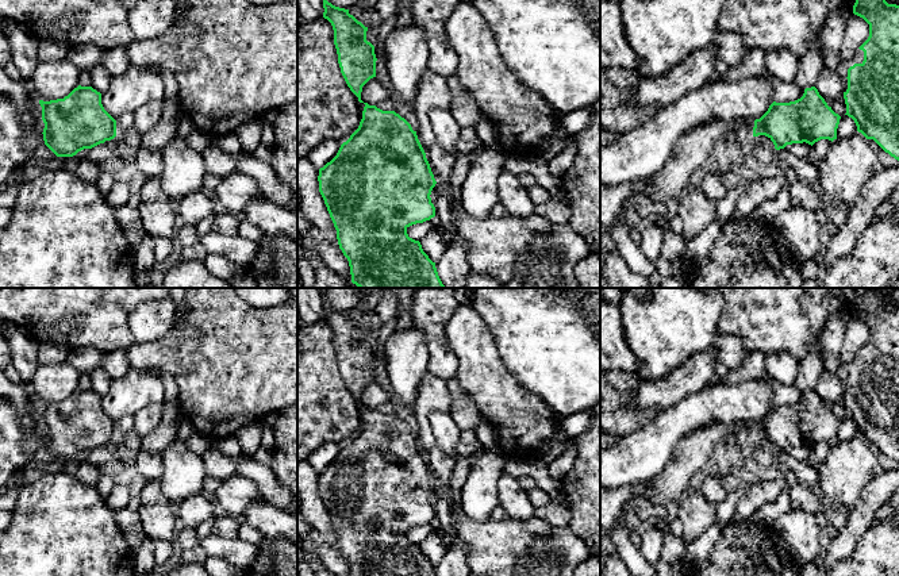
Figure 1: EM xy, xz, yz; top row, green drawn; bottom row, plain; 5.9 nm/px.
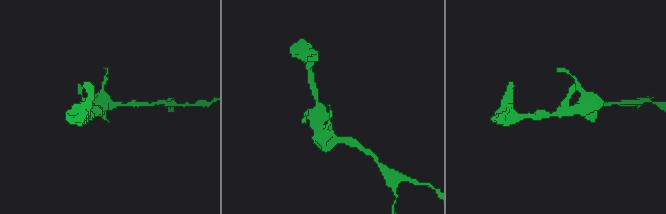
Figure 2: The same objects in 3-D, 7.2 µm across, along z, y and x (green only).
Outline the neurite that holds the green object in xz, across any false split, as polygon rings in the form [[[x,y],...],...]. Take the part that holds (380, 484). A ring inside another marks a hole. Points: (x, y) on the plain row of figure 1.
[[[364,406],[358,431],[337,458],[319,472],[319,495],[337,533],[350,576],[438,576],[407,531],[435,519],[431,494],[437,484],[411,427],[395,414]]]

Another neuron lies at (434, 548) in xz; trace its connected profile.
[[[435,531],[422,541],[420,548],[433,565],[437,565],[447,552],[447,546]]]

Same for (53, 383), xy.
[[[68,362],[39,365],[28,384],[39,403],[64,402],[77,391],[81,373]]]

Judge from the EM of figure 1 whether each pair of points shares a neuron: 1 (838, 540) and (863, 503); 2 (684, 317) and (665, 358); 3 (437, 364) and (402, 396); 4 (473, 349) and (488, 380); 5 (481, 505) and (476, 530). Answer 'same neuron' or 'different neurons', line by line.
1: same neuron
2: same neuron
3: different neurons
4: same neuron
5: different neurons

